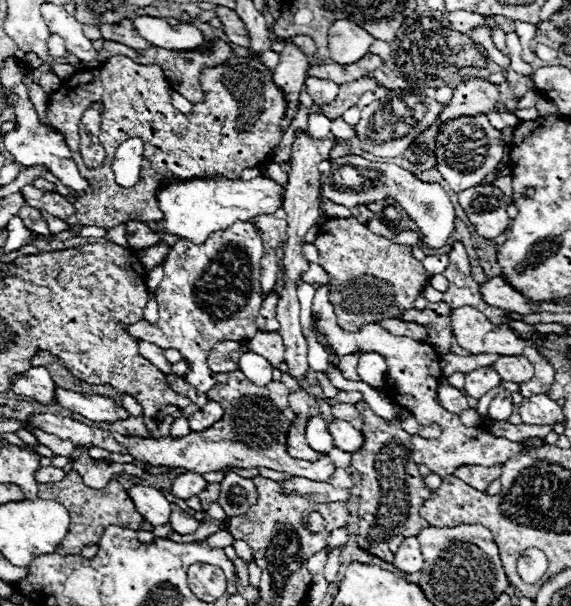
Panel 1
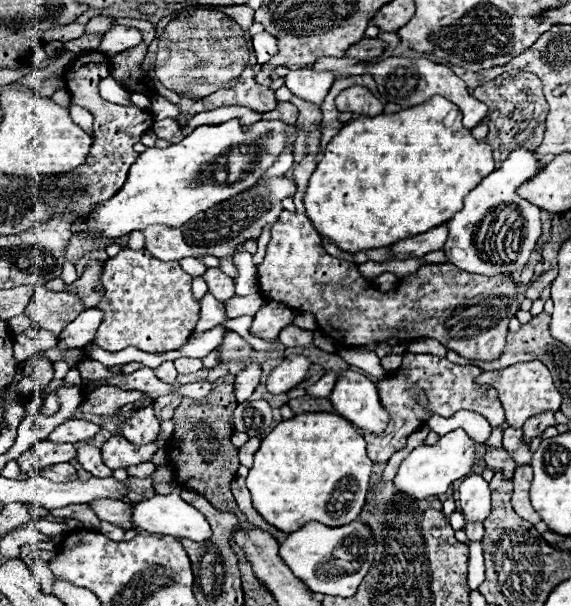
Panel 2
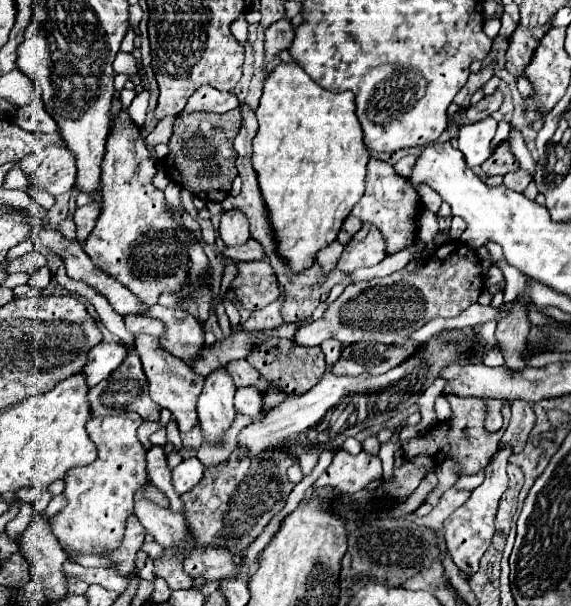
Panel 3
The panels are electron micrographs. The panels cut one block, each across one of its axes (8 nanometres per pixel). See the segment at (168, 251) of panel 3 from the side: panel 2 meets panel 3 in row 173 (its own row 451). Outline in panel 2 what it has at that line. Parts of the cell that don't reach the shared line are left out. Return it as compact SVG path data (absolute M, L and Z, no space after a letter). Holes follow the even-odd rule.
M112 436L110 440L106 440L102 444L104 464L112 470L136 466L136 464L142 464L142 462L150 462L154 454L156 454L154 444L136 446L136 444L128 442L124 436Z

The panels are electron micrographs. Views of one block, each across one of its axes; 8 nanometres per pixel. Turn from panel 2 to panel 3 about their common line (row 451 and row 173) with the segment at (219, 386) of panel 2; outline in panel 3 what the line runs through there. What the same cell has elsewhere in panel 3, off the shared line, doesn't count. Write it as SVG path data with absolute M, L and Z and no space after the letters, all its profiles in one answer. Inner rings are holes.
M230 110L226 114L216 112L182 112L174 120L174 134L168 142L170 154L164 160L164 170L172 182L192 192L204 202L222 202L232 188L236 172L236 150L232 146L242 126L242 110Z

